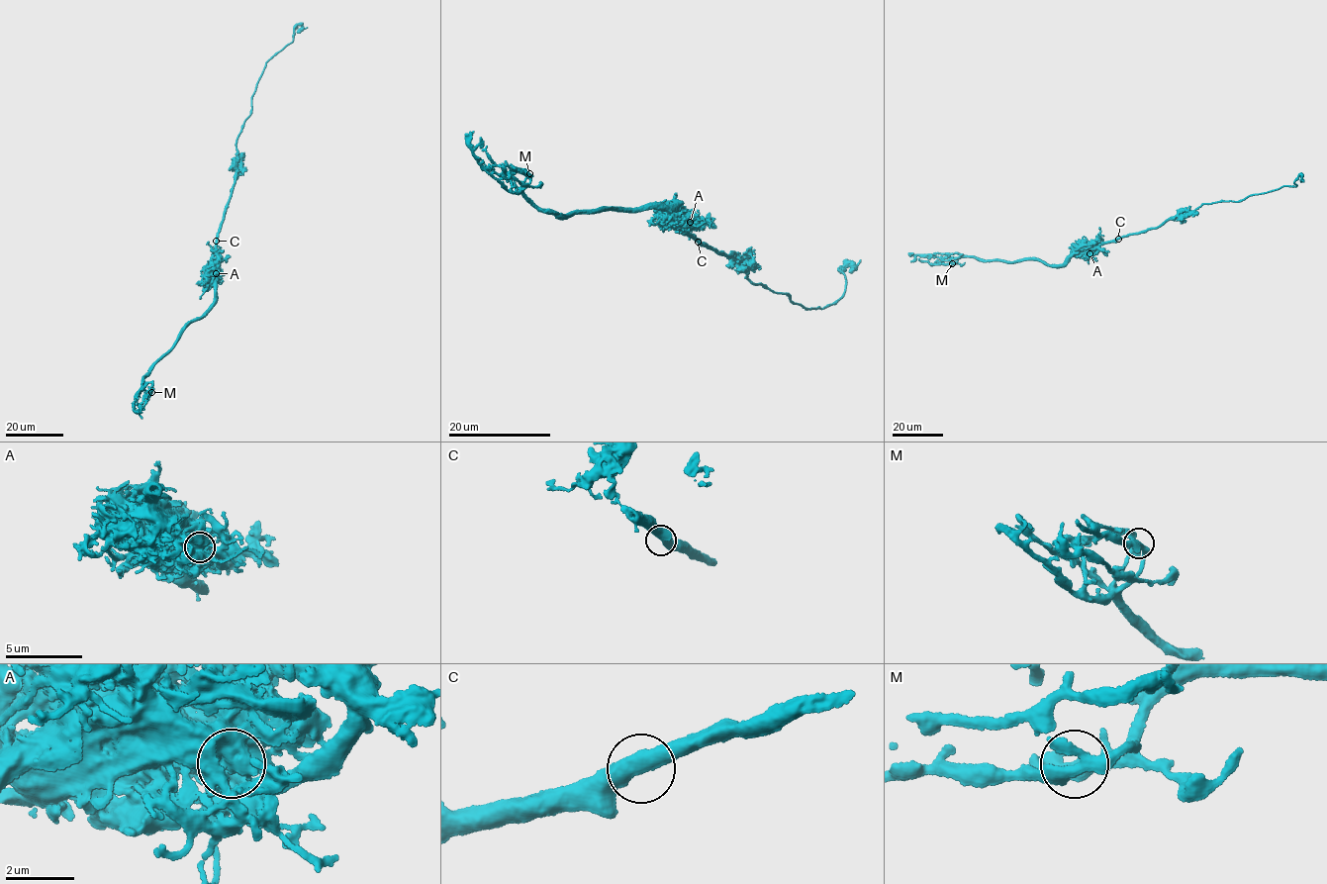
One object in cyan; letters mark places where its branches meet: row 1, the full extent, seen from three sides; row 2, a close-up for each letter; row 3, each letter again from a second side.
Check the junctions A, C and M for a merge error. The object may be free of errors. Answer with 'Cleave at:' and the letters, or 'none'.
Cleave at: A

